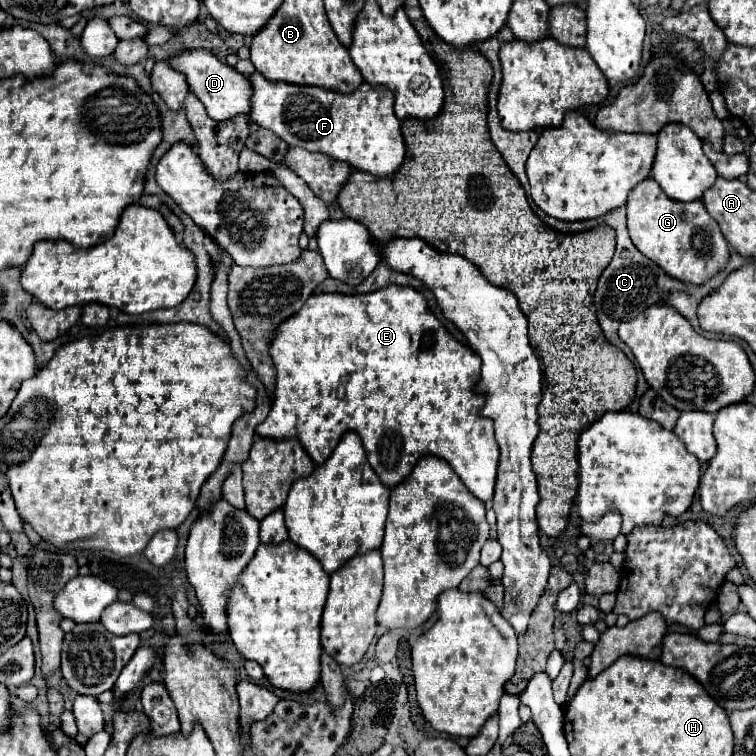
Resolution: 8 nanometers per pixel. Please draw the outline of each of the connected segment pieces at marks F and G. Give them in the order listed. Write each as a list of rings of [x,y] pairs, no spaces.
[[[253,72],[249,76],[253,94],[251,94],[251,110],[249,118],[257,122],[261,128],[267,128],[275,132],[283,142],[289,146],[301,146],[309,152],[321,152],[331,158],[337,158],[341,162],[347,162],[351,168],[385,176],[397,170],[405,158],[405,144],[401,136],[401,120],[393,112],[393,94],[385,90],[385,86],[371,86],[369,82],[363,82],[355,92],[341,94],[319,86],[299,86],[289,82],[271,82],[265,80],[263,74]]]
[[[653,178],[639,182],[631,190],[627,198],[627,228],[639,252],[659,264],[669,276],[683,282],[703,284],[715,272],[723,270],[729,258],[729,244],[717,222],[707,214],[703,202],[675,202]]]

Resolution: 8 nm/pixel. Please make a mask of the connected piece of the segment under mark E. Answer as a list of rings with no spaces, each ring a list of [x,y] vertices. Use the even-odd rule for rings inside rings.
[[[385,286],[385,288],[369,292],[369,294],[341,294],[341,292],[311,294],[311,298],[307,298],[307,302],[299,310],[299,314],[293,314],[291,318],[287,318],[287,322],[281,322],[277,326],[277,330],[269,342],[269,356],[271,356],[273,366],[277,370],[277,378],[275,378],[275,394],[273,394],[271,412],[265,418],[265,422],[257,426],[259,436],[265,436],[265,438],[293,438],[295,436],[301,440],[301,444],[305,446],[305,450],[313,458],[313,462],[323,464],[331,456],[333,448],[337,446],[339,438],[345,432],[357,432],[363,440],[371,468],[375,470],[375,474],[379,474],[381,482],[389,488],[403,482],[403,478],[409,476],[409,472],[413,470],[413,466],[417,464],[417,460],[421,456],[433,454],[433,456],[449,462],[449,466],[455,470],[455,474],[463,480],[463,484],[467,486],[467,490],[473,496],[477,496],[483,502],[493,498],[499,448],[497,448],[497,442],[493,436],[493,422],[479,414],[479,410],[485,402],[485,394],[475,392],[475,384],[479,380],[479,370],[481,370],[479,354],[475,354],[475,350],[471,350],[471,346],[457,342],[445,330],[445,326],[429,312],[425,298],[417,290],[413,290],[409,286]]]

